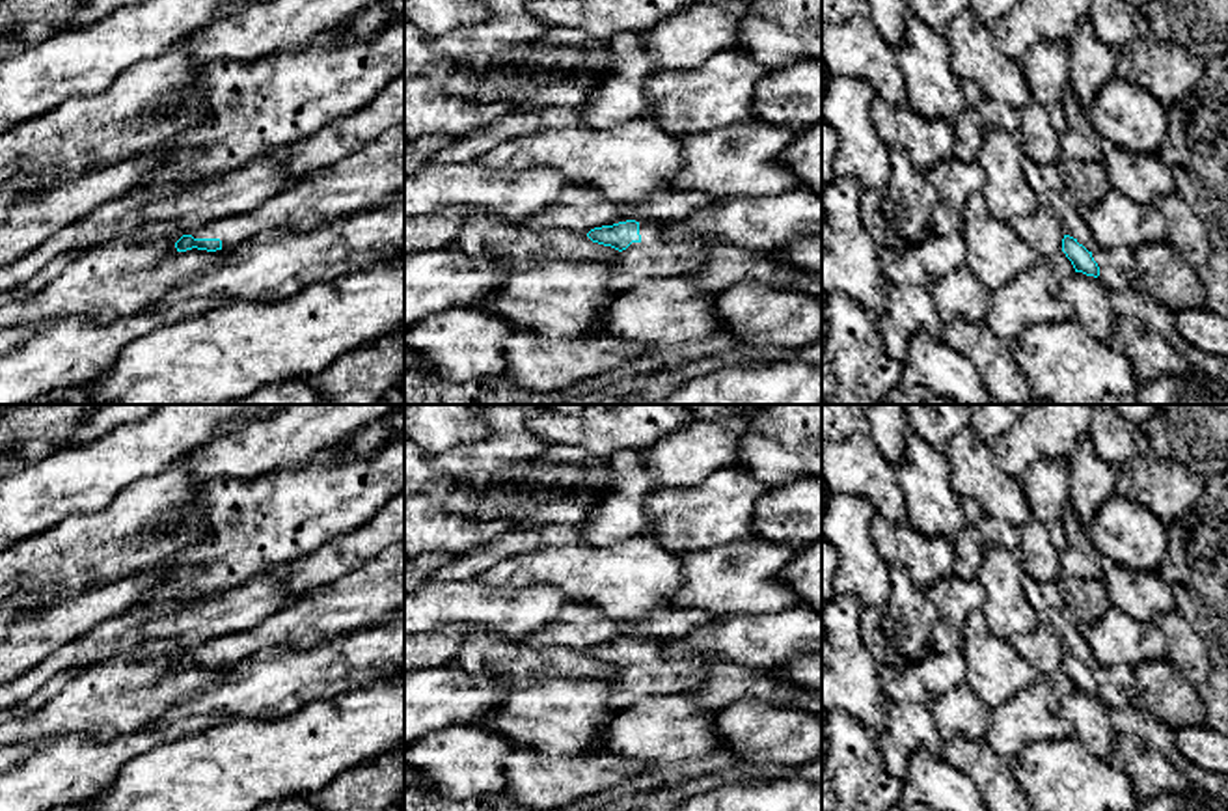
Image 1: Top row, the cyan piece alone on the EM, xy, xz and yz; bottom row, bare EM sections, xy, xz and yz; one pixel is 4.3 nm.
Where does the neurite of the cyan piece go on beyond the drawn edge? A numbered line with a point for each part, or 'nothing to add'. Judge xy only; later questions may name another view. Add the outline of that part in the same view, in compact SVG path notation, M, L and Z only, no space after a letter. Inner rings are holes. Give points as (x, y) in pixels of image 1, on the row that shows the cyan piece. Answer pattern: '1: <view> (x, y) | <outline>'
1: xy (373, 174) | M404 125L382 132L367 145L335 164L321 168L294 186L283 188L253 211L211 222L190 235L194 239L220 239L222 250L268 233L306 233L324 222L367 211L395 199L404 188Z

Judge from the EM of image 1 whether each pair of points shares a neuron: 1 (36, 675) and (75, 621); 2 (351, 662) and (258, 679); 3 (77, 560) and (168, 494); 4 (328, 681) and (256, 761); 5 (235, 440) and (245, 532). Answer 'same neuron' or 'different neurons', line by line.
1: different neurons
2: same neuron
3: same neuron
4: different neurons
5: different neurons

